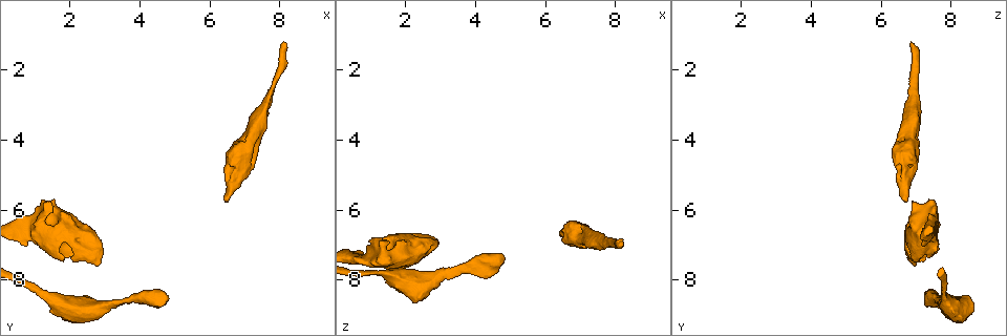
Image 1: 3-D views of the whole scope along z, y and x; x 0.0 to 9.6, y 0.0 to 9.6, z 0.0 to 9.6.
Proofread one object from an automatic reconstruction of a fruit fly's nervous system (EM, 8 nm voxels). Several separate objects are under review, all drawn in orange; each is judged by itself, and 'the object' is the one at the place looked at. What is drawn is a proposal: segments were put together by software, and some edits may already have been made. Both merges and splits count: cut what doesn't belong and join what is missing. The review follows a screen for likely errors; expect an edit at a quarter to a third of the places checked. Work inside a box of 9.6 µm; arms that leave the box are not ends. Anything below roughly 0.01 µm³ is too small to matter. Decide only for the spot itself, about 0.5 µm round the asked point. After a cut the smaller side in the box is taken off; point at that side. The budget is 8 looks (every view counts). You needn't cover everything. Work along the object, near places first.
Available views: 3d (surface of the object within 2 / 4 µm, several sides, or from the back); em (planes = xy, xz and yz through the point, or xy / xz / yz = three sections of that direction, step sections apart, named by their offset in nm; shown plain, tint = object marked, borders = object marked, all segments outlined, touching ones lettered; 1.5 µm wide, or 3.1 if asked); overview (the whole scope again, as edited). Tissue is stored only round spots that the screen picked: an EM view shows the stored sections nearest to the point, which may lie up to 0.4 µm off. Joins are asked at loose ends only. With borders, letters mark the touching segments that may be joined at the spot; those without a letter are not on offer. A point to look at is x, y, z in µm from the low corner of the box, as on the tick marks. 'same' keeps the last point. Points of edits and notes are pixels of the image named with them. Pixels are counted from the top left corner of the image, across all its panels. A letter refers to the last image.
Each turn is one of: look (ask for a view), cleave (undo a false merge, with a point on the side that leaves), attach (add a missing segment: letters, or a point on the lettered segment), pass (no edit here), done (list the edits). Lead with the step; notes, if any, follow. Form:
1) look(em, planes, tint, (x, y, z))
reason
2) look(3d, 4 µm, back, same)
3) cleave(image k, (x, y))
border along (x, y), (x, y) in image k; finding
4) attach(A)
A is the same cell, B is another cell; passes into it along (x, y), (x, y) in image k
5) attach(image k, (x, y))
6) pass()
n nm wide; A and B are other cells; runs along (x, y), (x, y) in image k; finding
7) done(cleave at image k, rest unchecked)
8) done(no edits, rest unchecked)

look(em, xz, step 8, tint, (6.45, 5.80, 6.70))
branch stops here

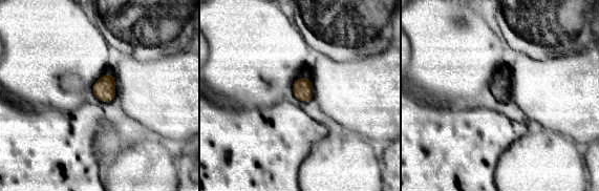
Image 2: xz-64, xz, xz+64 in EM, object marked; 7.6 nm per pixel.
look(em, planes, borders, same)
another direction

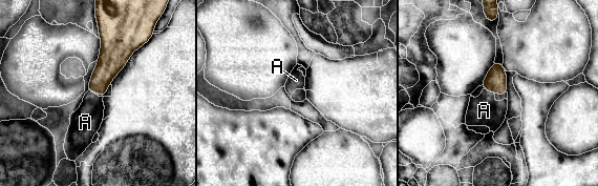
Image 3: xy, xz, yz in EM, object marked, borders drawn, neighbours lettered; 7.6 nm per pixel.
attach(A)
A is the same cell; passes into it along (495, 81), (489, 90), (484, 110) in image 3; it goes on there

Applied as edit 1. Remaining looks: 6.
look(3d, 4 µm, (0.95, 6.15, 7.50))
thick end

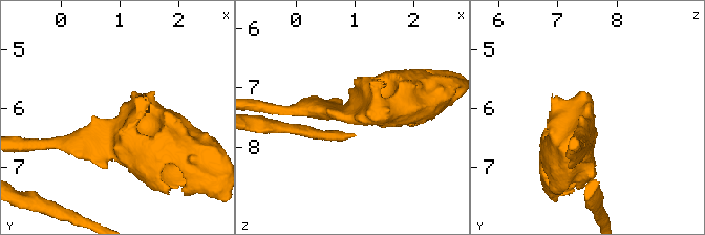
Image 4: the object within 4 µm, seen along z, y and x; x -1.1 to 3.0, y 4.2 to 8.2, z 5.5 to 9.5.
look(em, xy, step 8, tint, (0.90, 6.20, 7.60))
need the tissue

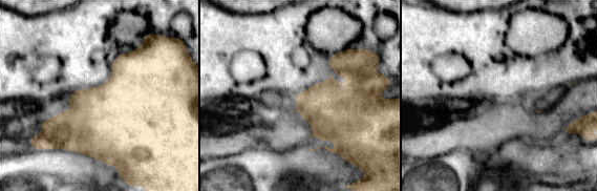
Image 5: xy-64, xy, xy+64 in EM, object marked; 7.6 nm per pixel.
look(em, planes, borders, same)

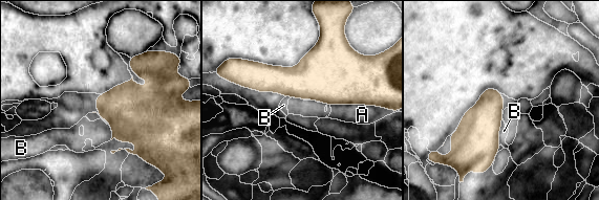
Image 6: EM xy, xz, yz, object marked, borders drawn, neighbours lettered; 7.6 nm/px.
pass()
A and B are other cells; border along (501, 118), (498, 135), (499, 145) in image 6; no lettered segment goes on from it

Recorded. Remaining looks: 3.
look(3d, 2 µm, (4.75, 8.40, 7.30))
an open end

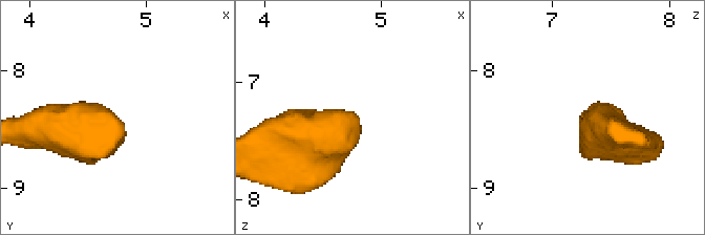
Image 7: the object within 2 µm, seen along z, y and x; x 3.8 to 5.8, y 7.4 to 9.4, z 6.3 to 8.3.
look(em, xy, step 8, borders, (4.80, 8.40, 7.26))

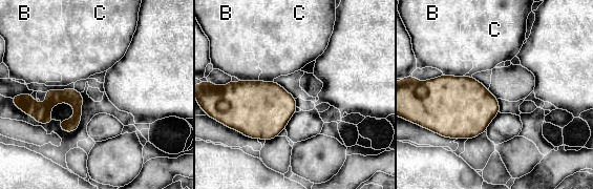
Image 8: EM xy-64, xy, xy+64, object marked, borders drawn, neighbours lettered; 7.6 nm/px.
look(em, yz, step 4, borders, same)
another direction

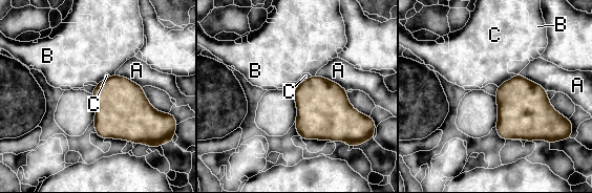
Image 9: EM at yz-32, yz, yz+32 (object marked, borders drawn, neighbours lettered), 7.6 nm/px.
pass()
A, B and C are other cells; border along (518, 74), (498, 86) in image 9; no lettered segment goes on from it

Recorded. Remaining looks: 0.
done(attach at image 3, rest unchecked)

